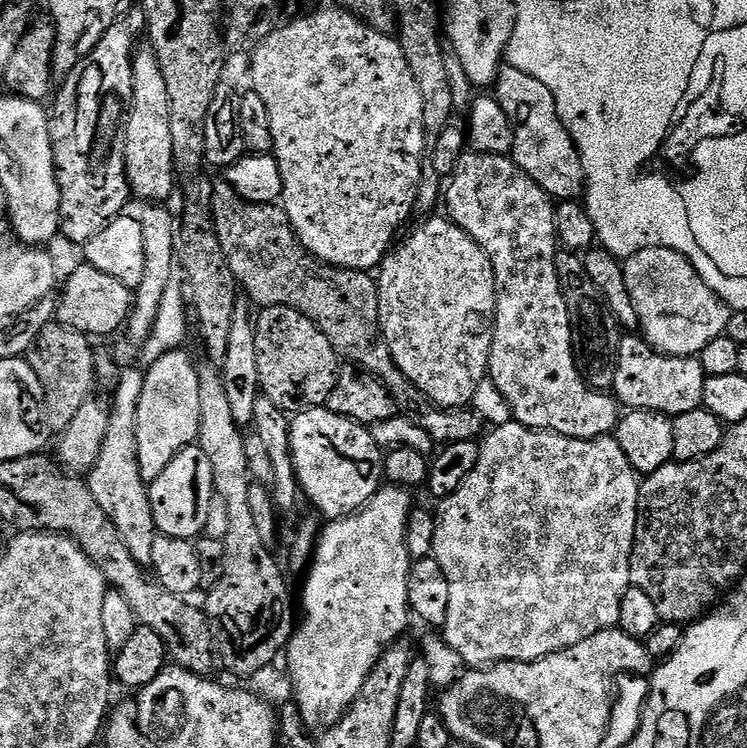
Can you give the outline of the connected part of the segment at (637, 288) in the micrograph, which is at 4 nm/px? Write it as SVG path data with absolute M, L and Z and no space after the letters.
M669 248L638 250L638 254L627 257L623 265L626 290L630 290L630 298L634 298L634 310L638 310L639 331L643 339L657 352L663 352L666 356L699 357L710 342L727 333L730 317L728 305L714 290L710 290L710 286L706 286L706 282L702 282L698 270L694 270L692 263L678 250Z

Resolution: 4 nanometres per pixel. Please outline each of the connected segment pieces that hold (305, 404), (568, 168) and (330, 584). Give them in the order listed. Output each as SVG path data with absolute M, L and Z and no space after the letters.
M261 307L259 312L254 325L261 393L287 414L325 407L342 367L330 338L310 318L293 308Z
M501 67L494 83L496 90L496 104L499 115L509 119L513 127L513 148L510 153L512 161L528 175L534 183L542 186L542 190L553 201L579 201L584 195L584 171L582 170L582 158L578 146L572 135L562 126L562 118L558 118L558 106L554 102L554 94L538 82L538 78L530 78L523 70L517 68Z
M395 486L381 487L380 491L374 494L374 498L370 498L368 503L359 512L354 512L351 516L344 516L340 520L325 523L324 533L322 531L319 533L314 545L312 559L306 569L306 575L303 577L303 579L305 578L304 593L300 596L300 604L304 607L304 617L301 620L299 617L292 634L292 639L288 641L286 649L286 657L288 656L286 669L288 675L292 677L294 703L296 709L300 711L300 720L303 722L305 729L313 730L312 728L316 728L315 730L323 730L325 728L333 728L344 717L349 706L358 698L362 686L366 686L366 678L374 670L374 666L380 661L386 649L397 643L403 637L400 635L408 628L408 620L410 621L408 579L410 578L410 570L414 563L412 555L406 550L408 515L411 514L414 507L414 501L408 496L411 496L409 489L397 488Z

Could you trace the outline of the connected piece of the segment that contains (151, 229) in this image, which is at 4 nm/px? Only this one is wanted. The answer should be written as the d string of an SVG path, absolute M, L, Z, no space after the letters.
M144 202L134 212L136 221L142 226L142 243L146 253L146 270L142 274L142 282L134 289L132 313L128 315L126 333L132 340L144 340L153 335L158 308L162 303L162 294L174 275L177 267L178 220L164 209L160 202Z

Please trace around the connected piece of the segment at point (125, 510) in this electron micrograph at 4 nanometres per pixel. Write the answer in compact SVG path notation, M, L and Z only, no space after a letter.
M101 359L98 364L101 377L113 380L108 429L102 442L102 450L98 454L98 462L87 473L86 483L90 494L94 494L94 502L106 510L106 518L114 522L114 530L122 534L122 542L126 542L126 550L130 550L130 558L142 566L151 565L154 558L154 538L157 536L154 510L150 510L148 485L142 478L142 470L138 466L138 398L142 396L144 372L136 368L120 369L112 360Z

